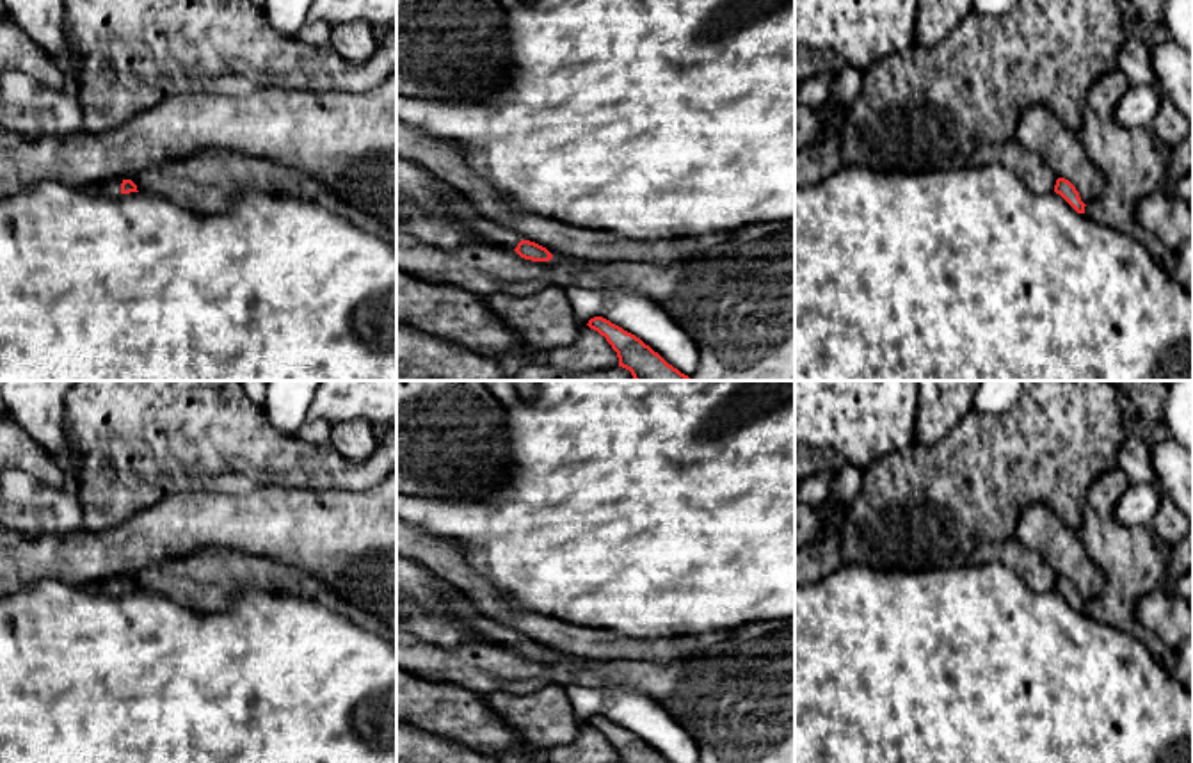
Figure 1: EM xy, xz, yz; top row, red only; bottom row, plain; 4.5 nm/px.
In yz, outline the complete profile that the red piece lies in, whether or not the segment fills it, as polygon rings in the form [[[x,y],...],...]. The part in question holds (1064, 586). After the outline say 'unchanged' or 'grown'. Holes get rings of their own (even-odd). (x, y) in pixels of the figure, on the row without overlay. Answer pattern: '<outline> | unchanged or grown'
[[[1058,576],[1054,590],[1060,592],[1077,612],[1085,612],[1086,603],[1081,599],[1079,590],[1069,578]]] | unchanged

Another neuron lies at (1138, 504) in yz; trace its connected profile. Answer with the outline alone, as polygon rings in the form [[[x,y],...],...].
[[[1129,482],[1117,503],[1117,519],[1125,526],[1152,526],[1161,502],[1161,489],[1156,484]]]

